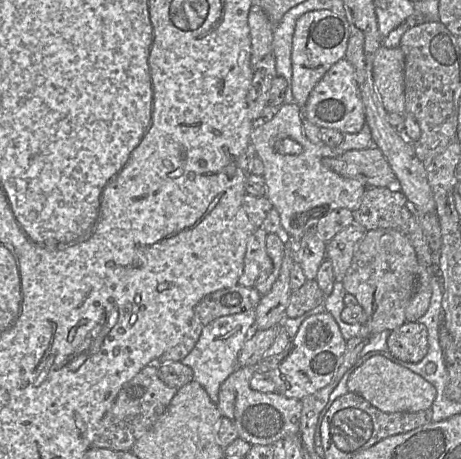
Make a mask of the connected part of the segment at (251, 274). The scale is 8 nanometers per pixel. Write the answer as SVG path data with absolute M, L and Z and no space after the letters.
M256 228L249 238L244 258L244 269L238 284L254 287L261 274L269 274L273 262L266 250L267 232L263 228Z

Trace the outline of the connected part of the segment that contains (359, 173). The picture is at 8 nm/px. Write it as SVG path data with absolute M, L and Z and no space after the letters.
M375 145L324 158L322 163L344 178L360 181L367 188L396 187L396 175Z

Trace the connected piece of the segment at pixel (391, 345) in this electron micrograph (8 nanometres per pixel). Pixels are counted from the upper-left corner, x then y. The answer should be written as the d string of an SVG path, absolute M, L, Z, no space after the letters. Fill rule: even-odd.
M405 322L390 332L387 350L402 361L420 362L429 350L427 327L419 322Z

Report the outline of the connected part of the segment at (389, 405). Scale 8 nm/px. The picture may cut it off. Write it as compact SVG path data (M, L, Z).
M381 355L367 359L350 375L347 388L385 413L418 412L429 409L436 396L436 388L420 375Z

